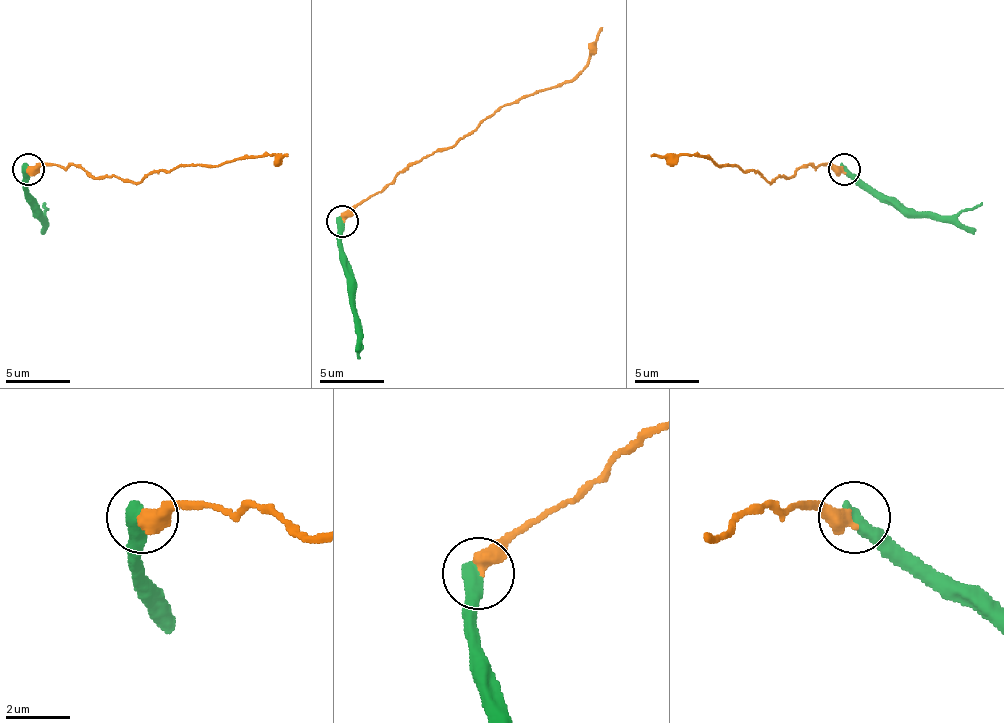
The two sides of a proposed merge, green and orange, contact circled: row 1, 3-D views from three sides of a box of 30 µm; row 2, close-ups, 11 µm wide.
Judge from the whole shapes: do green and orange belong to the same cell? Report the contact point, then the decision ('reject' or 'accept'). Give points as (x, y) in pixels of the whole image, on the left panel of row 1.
(28, 169) | reject

